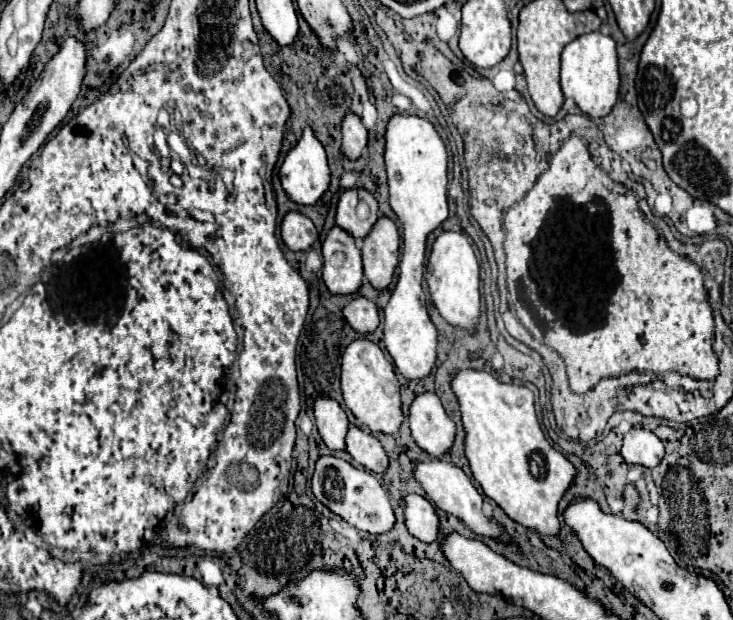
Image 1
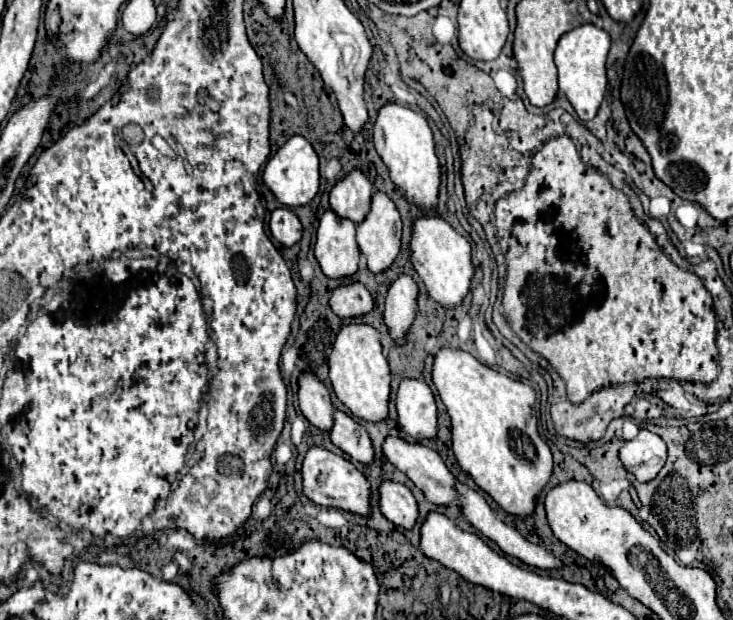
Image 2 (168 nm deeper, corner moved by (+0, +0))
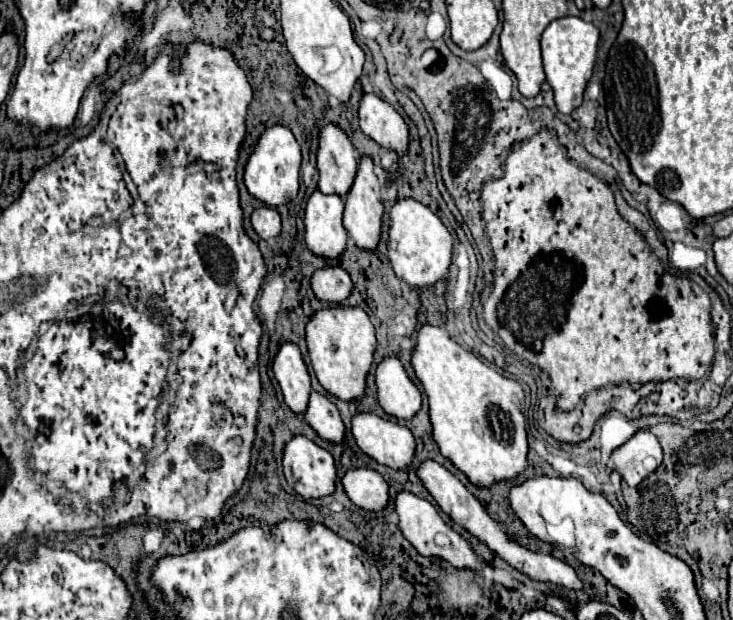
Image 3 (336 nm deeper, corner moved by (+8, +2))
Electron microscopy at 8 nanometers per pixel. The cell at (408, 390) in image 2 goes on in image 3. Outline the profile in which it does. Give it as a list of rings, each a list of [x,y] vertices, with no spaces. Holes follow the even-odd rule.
[[[384,358],[378,364],[376,386],[382,410],[398,420],[412,420],[422,406],[422,394],[398,358]]]

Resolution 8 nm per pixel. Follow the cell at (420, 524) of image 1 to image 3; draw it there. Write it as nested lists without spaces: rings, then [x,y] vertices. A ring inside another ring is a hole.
[[[370,468],[348,470],[342,478],[348,498],[364,510],[380,512],[388,506],[388,482]]]

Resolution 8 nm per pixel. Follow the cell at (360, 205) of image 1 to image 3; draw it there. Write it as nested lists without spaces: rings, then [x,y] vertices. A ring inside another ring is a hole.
[[[326,126],[320,130],[318,148],[318,170],[320,170],[320,192],[340,194],[342,200],[356,180],[356,148],[350,138],[338,126]]]

